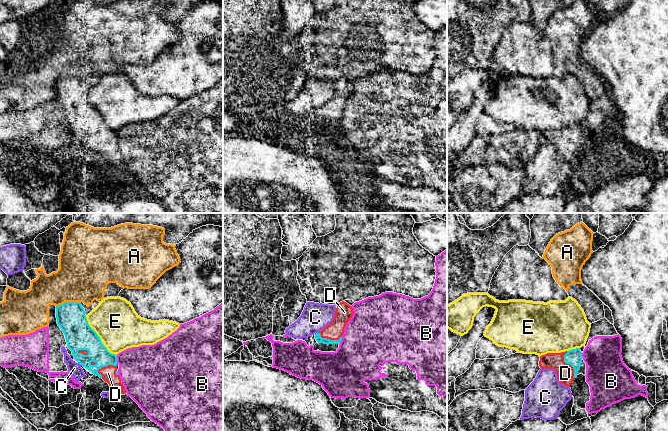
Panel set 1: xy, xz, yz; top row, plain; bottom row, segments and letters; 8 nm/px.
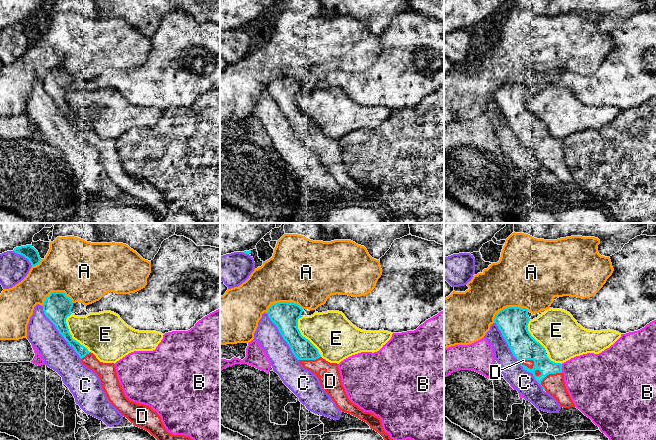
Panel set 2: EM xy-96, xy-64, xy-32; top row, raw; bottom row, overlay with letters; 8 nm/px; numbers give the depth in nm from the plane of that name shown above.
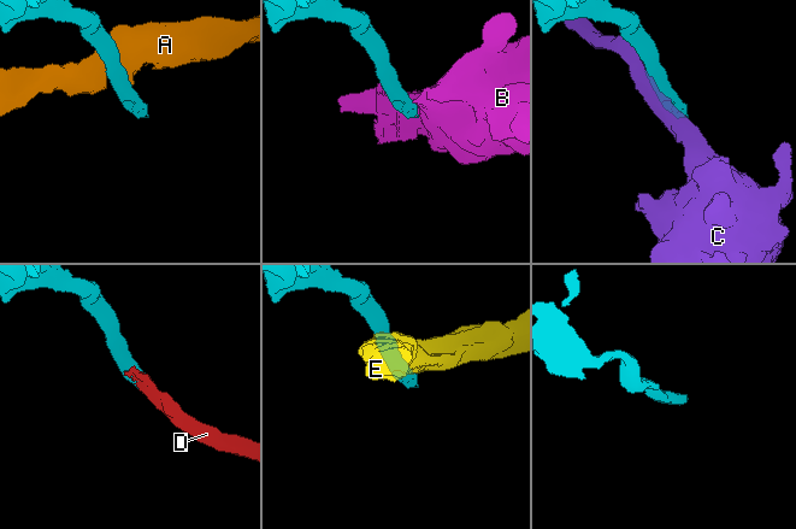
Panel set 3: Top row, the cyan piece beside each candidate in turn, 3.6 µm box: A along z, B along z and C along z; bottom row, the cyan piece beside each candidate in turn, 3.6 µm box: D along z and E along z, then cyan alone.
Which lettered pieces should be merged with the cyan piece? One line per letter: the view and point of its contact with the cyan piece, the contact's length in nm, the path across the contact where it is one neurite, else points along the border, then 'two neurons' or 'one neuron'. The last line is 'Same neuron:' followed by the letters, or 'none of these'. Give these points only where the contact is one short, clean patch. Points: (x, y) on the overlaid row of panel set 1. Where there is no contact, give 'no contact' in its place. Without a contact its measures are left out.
A: xy (67, 302) | 200 nm | two neurons
B: xy (116, 359) | 60 nm | two neurons
C: xy (80, 364) | 50 nm | two neurons
D: yz (568, 363) | 220 nm | one neuron
E: xy (91, 328) | 240 nm | two neurons
Same neuron: D

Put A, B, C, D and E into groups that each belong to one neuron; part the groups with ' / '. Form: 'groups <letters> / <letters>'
groups A / B / C / D / E

